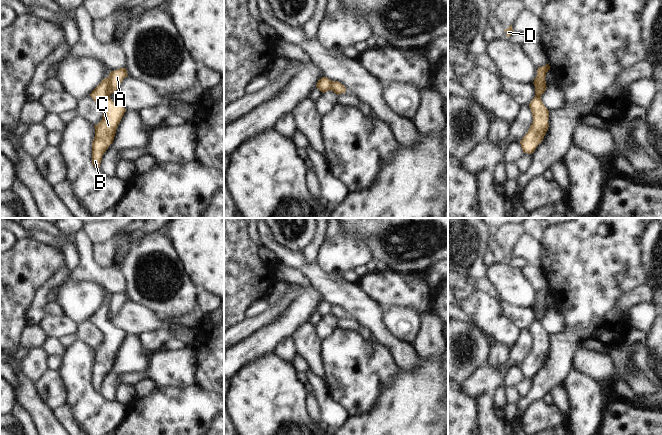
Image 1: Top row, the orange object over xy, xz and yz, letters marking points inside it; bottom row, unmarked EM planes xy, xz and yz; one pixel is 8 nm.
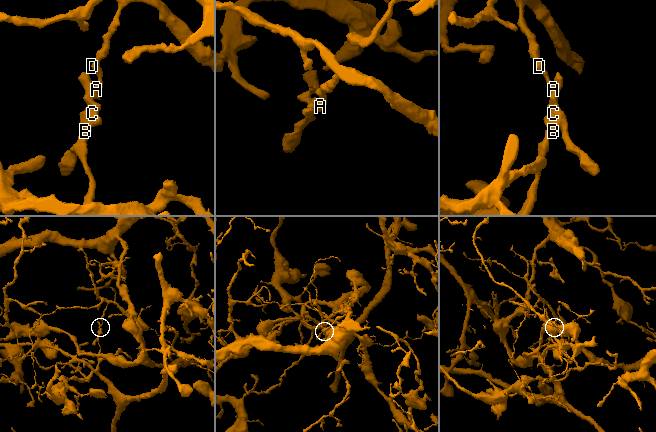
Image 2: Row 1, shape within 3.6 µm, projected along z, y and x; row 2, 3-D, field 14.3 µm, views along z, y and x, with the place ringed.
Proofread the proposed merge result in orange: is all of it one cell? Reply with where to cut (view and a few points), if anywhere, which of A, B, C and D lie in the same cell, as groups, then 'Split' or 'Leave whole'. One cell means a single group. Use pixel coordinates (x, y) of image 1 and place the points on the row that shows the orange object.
Split along xy (107, 78), (107, 94), (109, 96). Groups: A D / B C. Split.

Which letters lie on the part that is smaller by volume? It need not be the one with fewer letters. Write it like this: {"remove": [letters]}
{"remove": ["A", "D"]}

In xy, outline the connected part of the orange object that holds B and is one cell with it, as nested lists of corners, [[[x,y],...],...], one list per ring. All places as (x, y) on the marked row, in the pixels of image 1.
[[[105,78],[92,91],[90,96],[102,107],[103,118],[95,127],[95,137],[92,142],[92,164],[99,169],[102,156],[113,143],[116,129],[126,112],[126,109],[113,102],[107,93],[108,78]]]

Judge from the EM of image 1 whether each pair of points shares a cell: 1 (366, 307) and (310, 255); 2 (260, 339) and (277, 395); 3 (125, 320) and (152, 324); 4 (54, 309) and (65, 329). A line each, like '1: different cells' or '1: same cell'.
1: different cells
2: different cells
3: same cell
4: different cells

